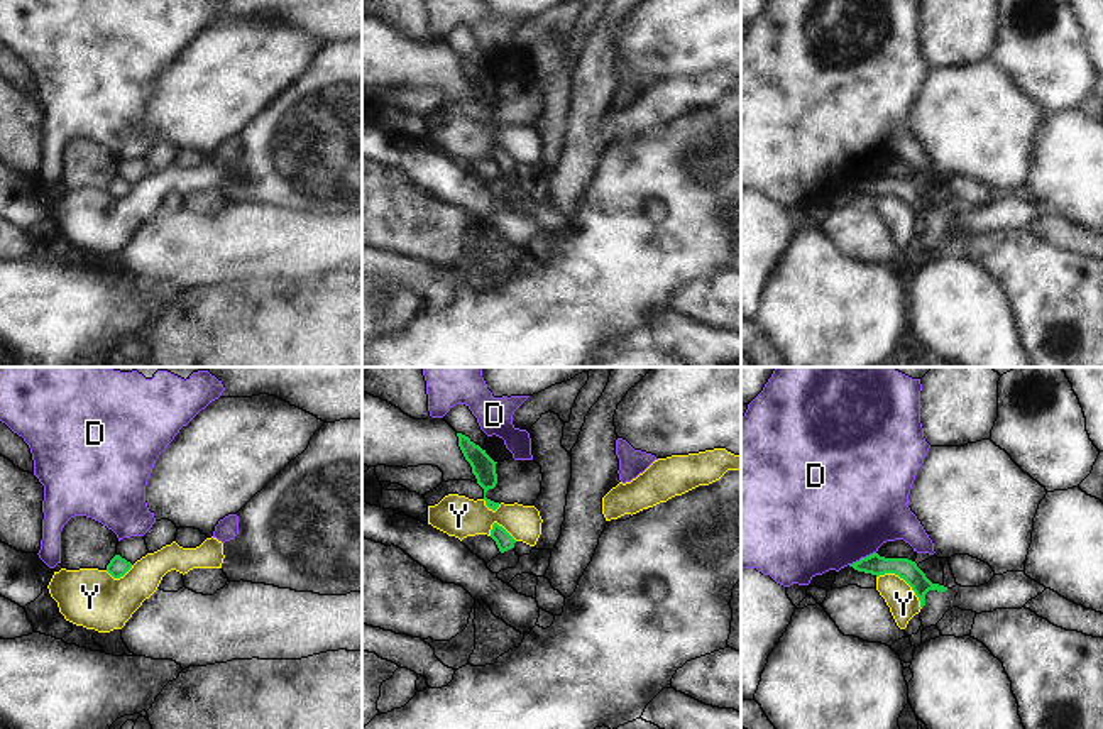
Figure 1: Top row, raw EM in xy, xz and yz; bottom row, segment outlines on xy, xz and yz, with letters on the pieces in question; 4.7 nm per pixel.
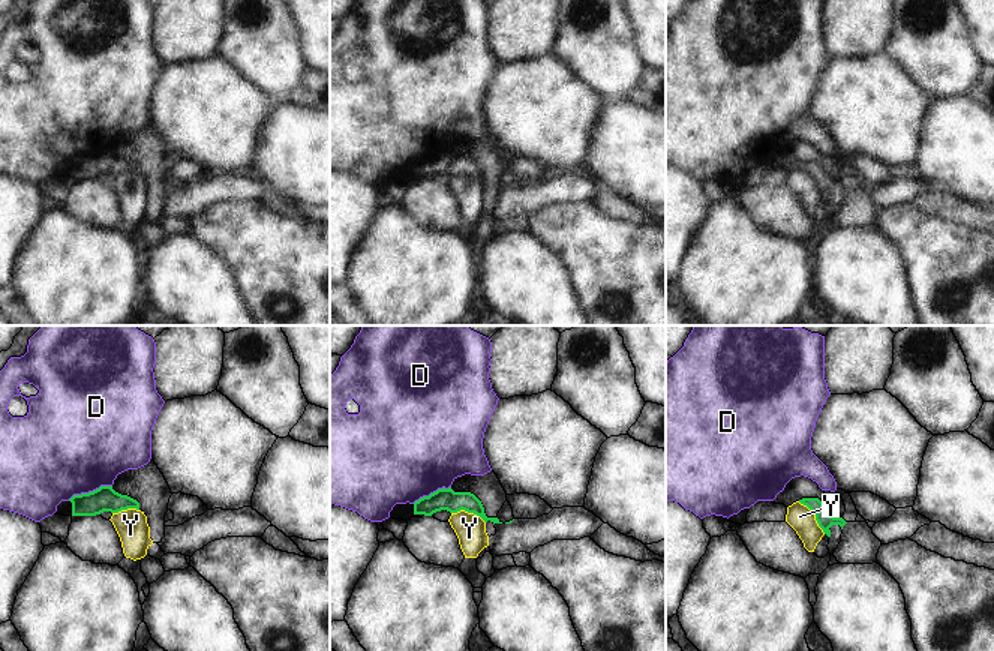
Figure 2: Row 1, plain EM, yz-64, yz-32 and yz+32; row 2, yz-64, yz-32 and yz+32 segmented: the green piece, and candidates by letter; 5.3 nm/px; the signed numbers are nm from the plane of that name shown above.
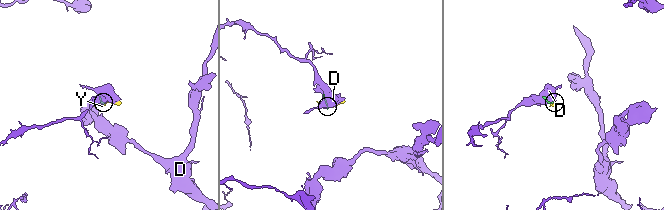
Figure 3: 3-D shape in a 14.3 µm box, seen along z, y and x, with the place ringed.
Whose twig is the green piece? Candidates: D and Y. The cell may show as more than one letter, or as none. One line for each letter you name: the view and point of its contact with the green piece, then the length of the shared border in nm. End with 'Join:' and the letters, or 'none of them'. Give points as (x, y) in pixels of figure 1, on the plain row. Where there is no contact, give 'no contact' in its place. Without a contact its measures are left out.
Join: none of them

